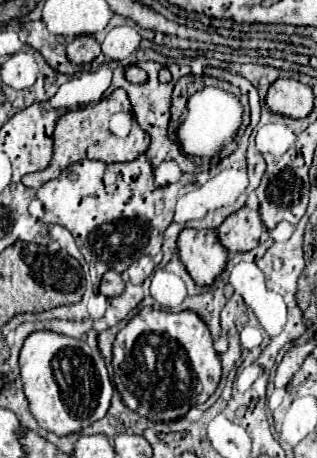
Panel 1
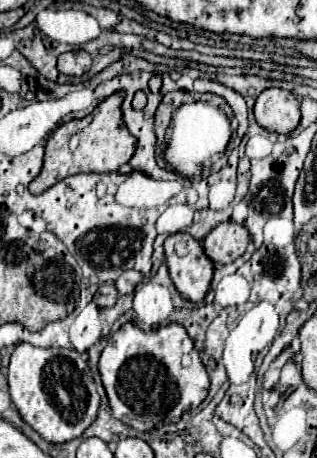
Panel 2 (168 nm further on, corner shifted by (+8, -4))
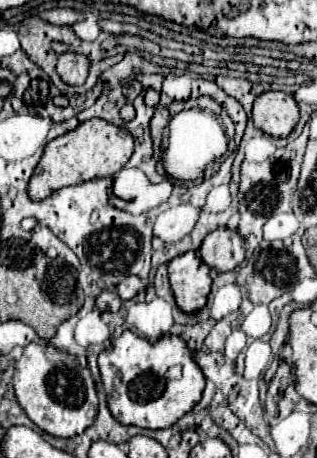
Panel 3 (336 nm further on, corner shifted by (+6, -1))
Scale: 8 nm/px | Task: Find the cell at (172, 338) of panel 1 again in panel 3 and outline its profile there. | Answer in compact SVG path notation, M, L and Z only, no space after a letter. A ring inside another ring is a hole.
M126 330L98 356L98 366L112 416L120 424L148 430L170 428L174 422L178 422L200 402L206 384L202 370L192 360L188 344L180 336L164 336L158 342L150 342ZM172 366L182 368L180 380L166 378L166 372Z

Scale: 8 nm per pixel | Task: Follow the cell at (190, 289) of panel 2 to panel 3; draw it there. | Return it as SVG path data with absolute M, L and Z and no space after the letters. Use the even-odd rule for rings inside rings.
M186 252L168 264L170 288L178 308L184 314L194 314L206 306L210 294L210 268L196 252Z

